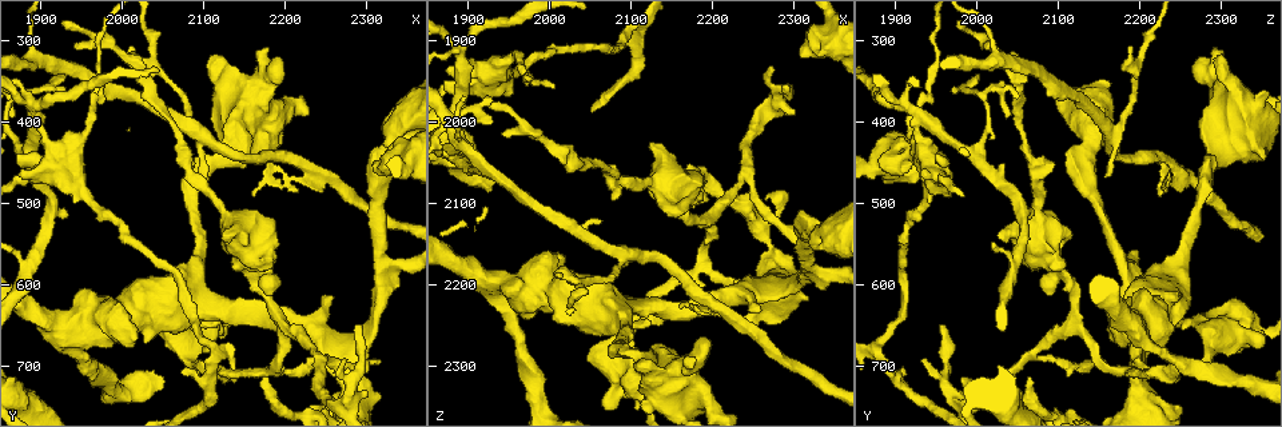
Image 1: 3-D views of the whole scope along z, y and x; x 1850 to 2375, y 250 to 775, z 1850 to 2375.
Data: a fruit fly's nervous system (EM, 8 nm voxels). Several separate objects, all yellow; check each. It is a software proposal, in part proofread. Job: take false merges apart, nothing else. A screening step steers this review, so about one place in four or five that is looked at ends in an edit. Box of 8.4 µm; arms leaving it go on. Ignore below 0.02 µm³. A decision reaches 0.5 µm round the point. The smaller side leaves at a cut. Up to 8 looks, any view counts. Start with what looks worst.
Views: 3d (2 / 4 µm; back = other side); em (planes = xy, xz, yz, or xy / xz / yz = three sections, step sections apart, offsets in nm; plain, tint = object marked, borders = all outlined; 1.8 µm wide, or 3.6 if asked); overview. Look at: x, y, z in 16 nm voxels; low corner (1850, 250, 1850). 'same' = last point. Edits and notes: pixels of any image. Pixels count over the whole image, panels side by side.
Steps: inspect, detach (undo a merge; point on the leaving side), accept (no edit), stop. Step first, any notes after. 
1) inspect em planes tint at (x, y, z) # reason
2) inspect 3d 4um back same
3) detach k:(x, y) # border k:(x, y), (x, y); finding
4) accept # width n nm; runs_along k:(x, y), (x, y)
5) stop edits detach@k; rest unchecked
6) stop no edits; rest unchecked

inspect 3d 4um at (2090, 410, 2160) # a fork

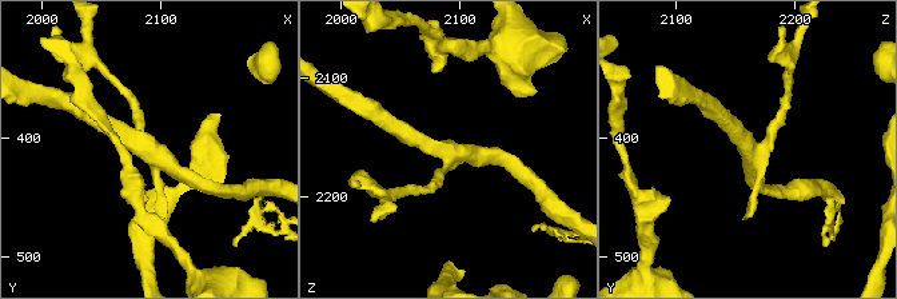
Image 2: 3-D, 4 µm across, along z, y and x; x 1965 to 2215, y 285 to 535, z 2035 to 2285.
inspect em yz step 8 tint at (2088, 408, 2158) # need the tissue

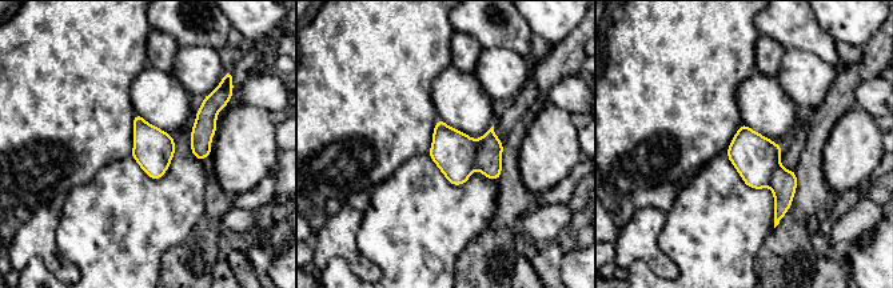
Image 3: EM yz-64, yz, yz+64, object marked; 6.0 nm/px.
detach 3:(784, 183) # width 240 nm; border 3:(778, 158), (769, 184); two cells meet here

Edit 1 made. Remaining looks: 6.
inspect overview

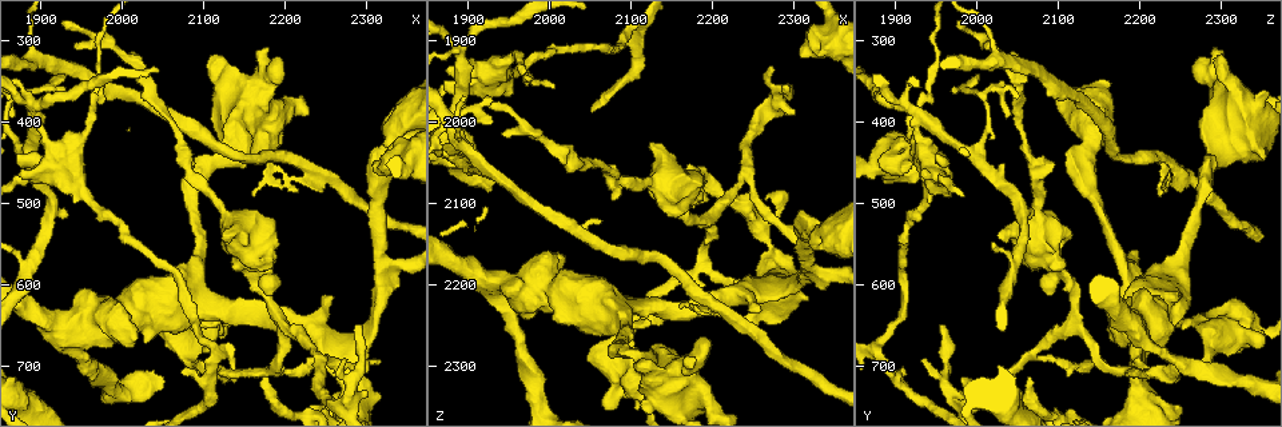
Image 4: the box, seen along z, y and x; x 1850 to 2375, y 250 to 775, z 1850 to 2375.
inspect 3d 4um at (2345, 400, 2130)

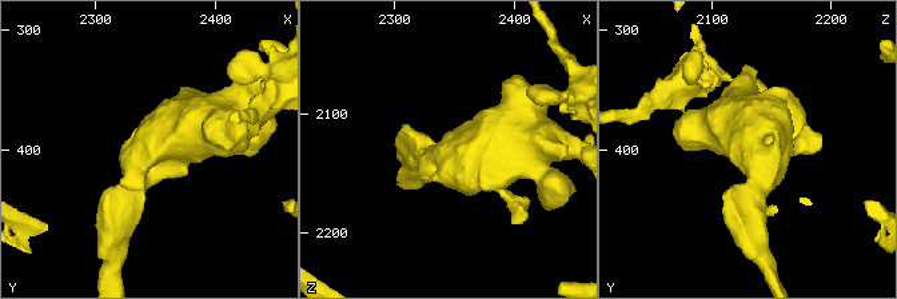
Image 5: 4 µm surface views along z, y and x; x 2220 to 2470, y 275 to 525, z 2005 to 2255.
inspect em 3.6um planes borders at (2346, 402, 2132) # arms 3; arm_widths 300, 380, 600 nm; now the EM

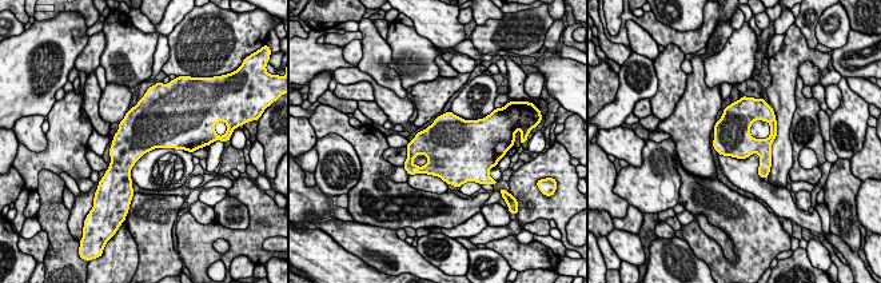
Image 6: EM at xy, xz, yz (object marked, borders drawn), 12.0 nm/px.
accept # continuous, no second cell

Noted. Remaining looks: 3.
inspect em yz step 8 plain at (2195, 700, 2180) # abrupt turn

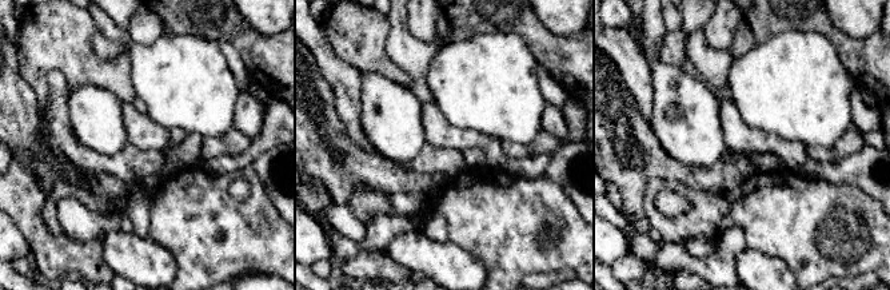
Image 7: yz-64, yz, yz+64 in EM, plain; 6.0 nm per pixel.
inspect em yz step 8 tint same

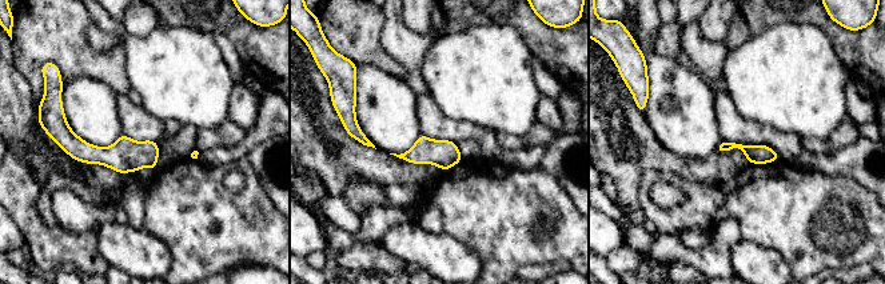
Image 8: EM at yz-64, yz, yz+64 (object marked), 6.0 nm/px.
detach 8:(724, 147) # part_leaving 8:(60, 139), (92, 155), (154, 162); two cells meet here

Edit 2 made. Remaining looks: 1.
inspect em planes tint at (1895, 380, 1910) # a narrow waist

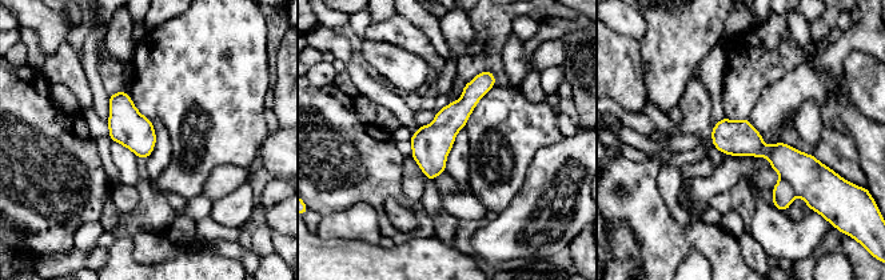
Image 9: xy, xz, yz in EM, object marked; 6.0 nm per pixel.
detach 9:(782, 192) # a second cell is stuck on

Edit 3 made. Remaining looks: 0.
stop edits detach@3, detach@8, detach@9; rest unchecked

